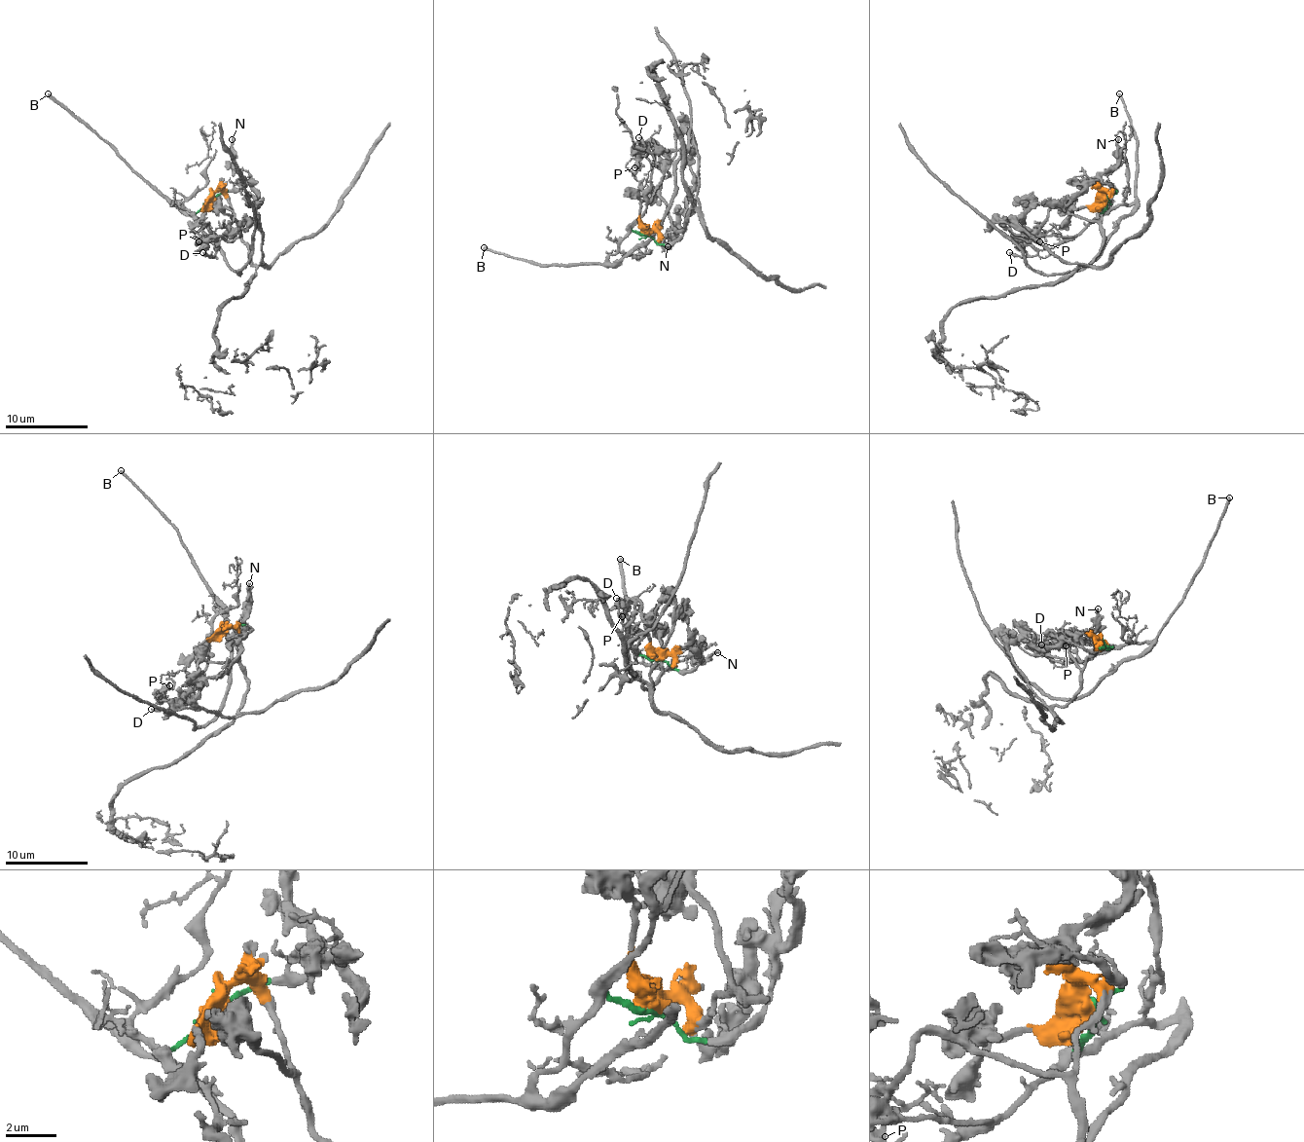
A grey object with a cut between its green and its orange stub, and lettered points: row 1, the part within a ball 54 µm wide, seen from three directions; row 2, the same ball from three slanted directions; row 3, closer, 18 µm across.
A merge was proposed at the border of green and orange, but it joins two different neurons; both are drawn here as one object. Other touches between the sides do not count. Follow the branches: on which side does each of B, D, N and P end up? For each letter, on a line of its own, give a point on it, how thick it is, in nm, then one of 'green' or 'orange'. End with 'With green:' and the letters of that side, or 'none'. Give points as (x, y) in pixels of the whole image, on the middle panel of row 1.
B: at (484, 247); 240 nm thick; green
D: at (638, 137); 280 nm thick; green
N: at (668, 246); 240 nm thick; orange
P: at (634, 167); 360 nm thick; orange
With green: B, D

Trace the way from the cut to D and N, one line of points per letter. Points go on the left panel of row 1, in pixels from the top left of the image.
D: (210, 199), (197, 215), (210, 234), (215, 248), (212, 256), (202, 252)
N: (210, 199), (219, 192), (225, 197), (248, 258), (258, 267), (256, 192), (234, 164), (232, 138)

